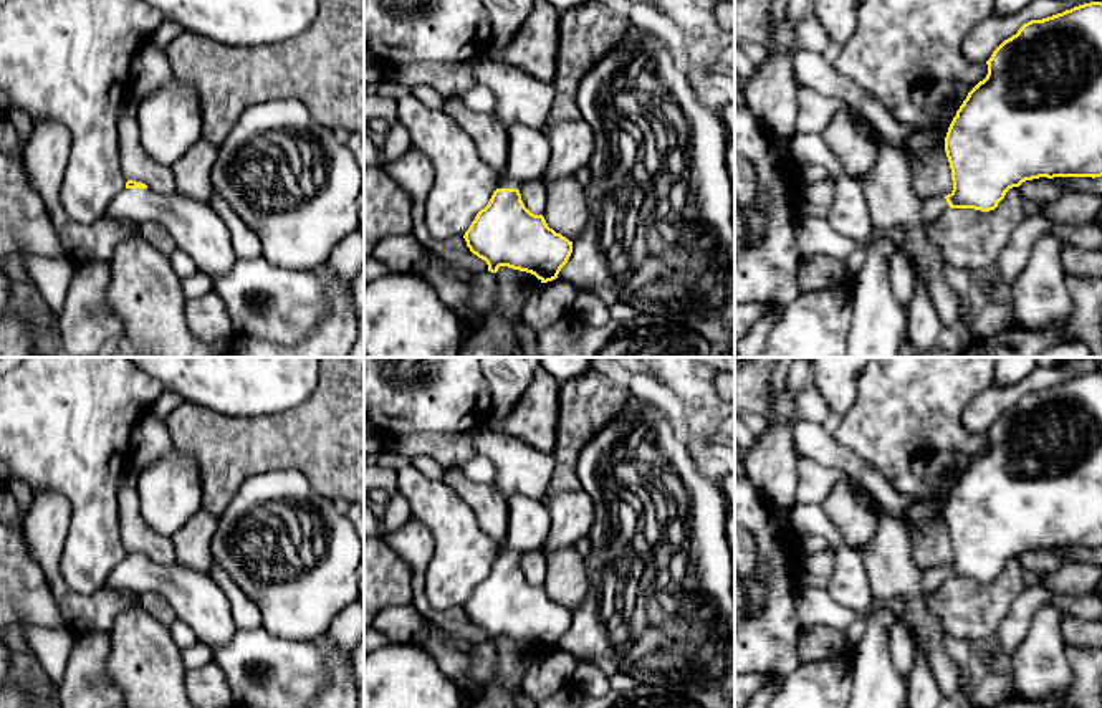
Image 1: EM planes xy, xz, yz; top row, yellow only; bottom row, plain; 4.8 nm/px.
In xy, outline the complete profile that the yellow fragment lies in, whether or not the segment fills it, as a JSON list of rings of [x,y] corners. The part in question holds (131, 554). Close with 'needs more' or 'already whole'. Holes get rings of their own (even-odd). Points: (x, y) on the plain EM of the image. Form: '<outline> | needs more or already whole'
[[[127,551],[106,586],[132,591],[136,596],[146,592],[164,596],[177,619],[212,650],[227,645],[237,632],[230,602],[220,586],[210,574],[179,562],[162,566],[142,553]]] | needs more

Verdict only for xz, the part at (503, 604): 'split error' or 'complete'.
split error

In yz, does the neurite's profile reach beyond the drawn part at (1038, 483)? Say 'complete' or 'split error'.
split error

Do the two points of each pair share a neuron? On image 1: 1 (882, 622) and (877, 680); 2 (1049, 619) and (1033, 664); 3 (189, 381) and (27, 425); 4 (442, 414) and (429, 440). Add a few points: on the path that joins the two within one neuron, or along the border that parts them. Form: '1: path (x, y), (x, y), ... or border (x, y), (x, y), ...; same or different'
1: path (877, 637), (877, 665); same
2: path (1046, 631), (1043, 652); same
3: border (148, 374), (154, 376), (166, 387); different
4: border (470, 429), (457, 432), (414, 432), (394, 437); different

